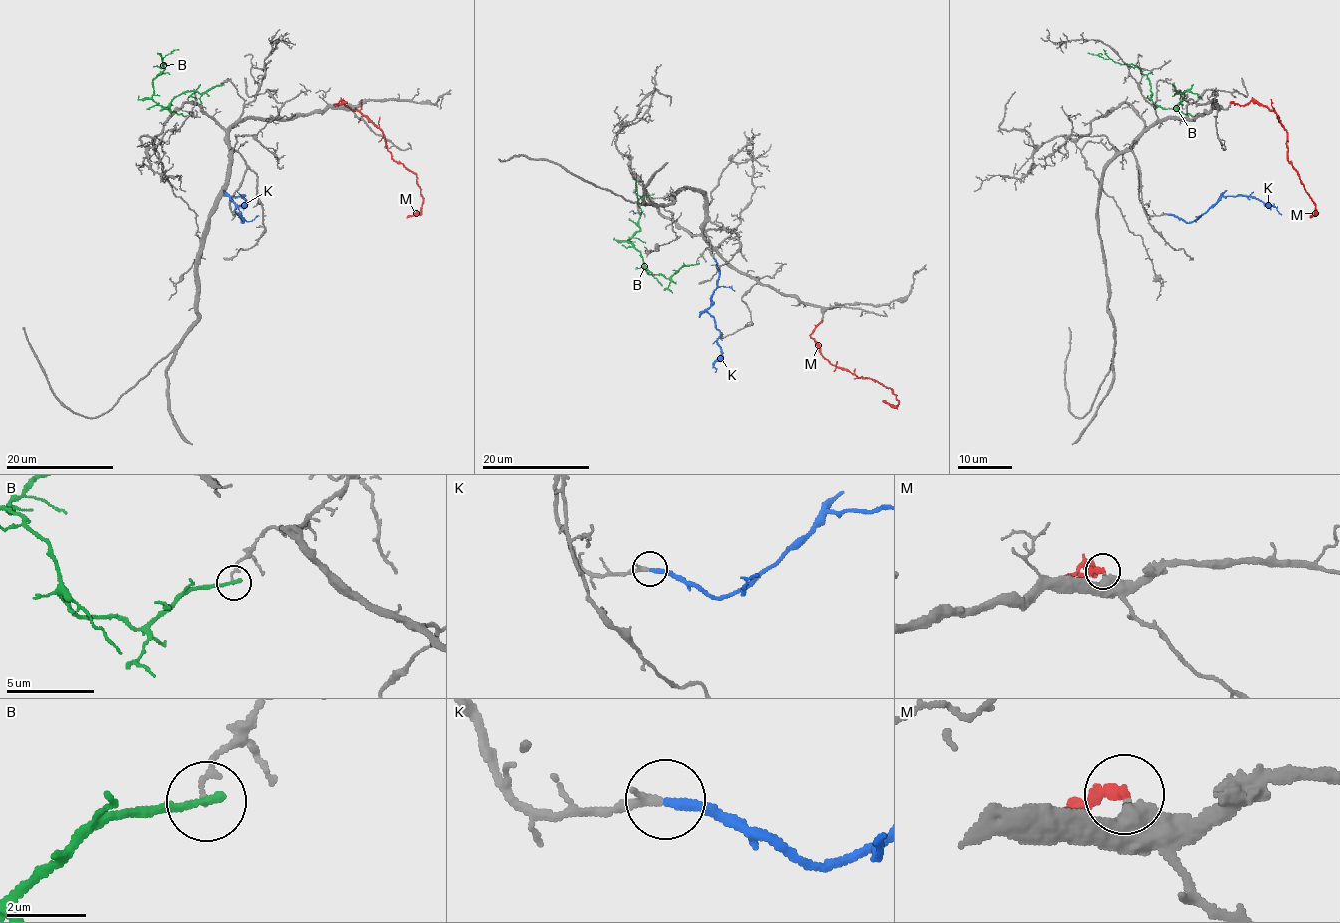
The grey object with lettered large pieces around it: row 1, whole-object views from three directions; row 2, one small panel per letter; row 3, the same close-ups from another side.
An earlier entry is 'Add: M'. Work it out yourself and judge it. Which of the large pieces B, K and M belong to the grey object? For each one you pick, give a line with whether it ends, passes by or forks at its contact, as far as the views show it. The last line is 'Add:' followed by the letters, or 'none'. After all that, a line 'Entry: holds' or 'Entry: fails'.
K: it ends
M: it ends
Add: K, M
Entry: fails

